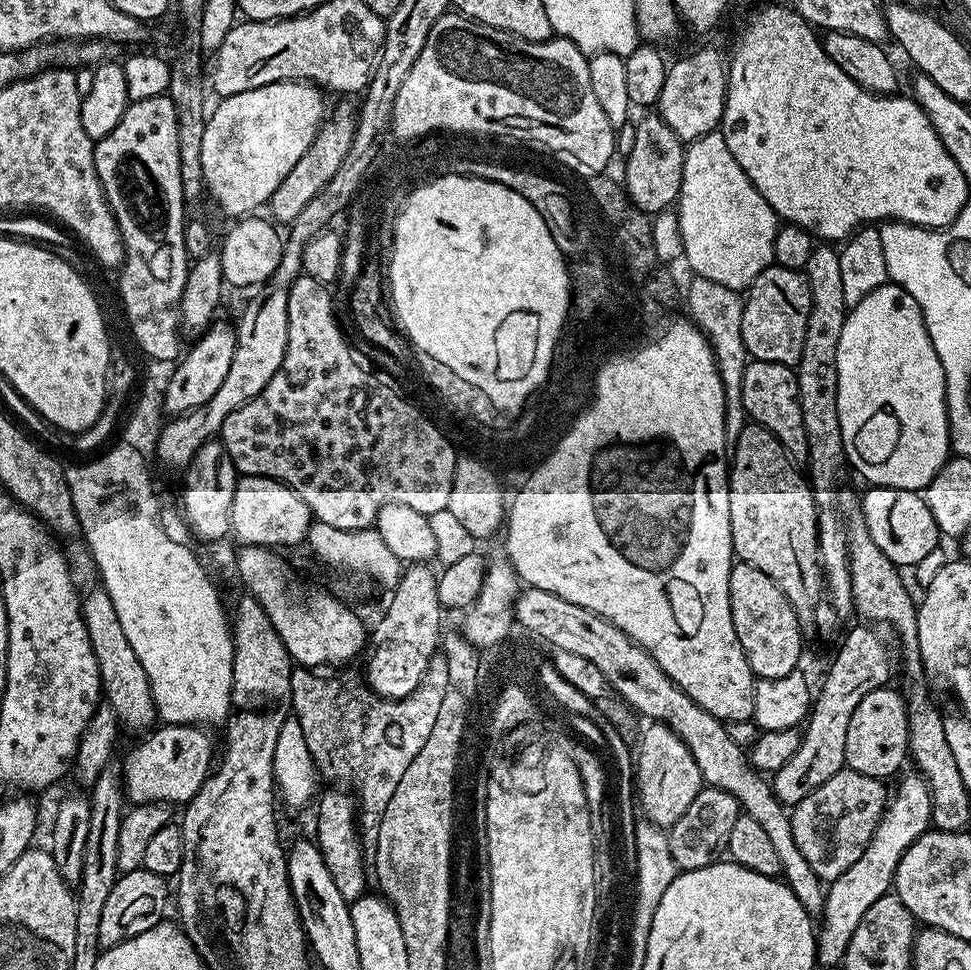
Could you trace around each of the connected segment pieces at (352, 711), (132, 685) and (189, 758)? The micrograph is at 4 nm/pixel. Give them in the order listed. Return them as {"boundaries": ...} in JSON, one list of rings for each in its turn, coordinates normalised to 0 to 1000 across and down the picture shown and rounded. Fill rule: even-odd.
{"boundaries":[[[[450,674],[446,676],[443,687],[439,687],[439,695],[435,695],[435,703],[430,703],[430,707],[426,707],[426,711],[422,716],[413,722],[396,722],[386,716],[383,710],[376,707],[372,702],[371,706],[367,701],[333,701],[330,695],[324,692],[312,687],[302,688],[301,734],[306,744],[311,748],[311,758],[315,763],[315,769],[318,770],[318,775],[325,788],[329,799],[335,805],[338,803],[342,804],[338,806],[349,806],[351,809],[357,810],[365,818],[366,824],[369,826],[369,857],[376,875],[386,875],[393,839],[398,839],[398,831],[402,831],[402,823],[406,823],[406,814],[410,812],[410,806],[414,806],[414,798],[418,798],[422,786],[426,786],[426,781],[430,781],[430,773],[435,773],[435,769],[439,769],[439,761],[443,761],[443,753],[447,753],[447,743],[451,741],[451,731],[455,728],[455,720],[459,715],[459,703],[462,699],[463,694],[459,692],[459,678],[455,674]]],[[[99,604],[96,610],[85,611],[84,630],[97,678],[101,678],[106,721],[115,729],[120,743],[131,754],[133,751],[143,757],[151,756],[163,742],[154,703],[150,699],[150,691],[146,691],[146,682],[142,682],[142,674],[138,674],[138,666],[134,666],[126,649],[126,641],[122,641],[122,629],[117,629],[117,621],[113,621],[106,605]]],[[[169,746],[156,757],[149,758],[145,762],[149,763],[133,777],[128,786],[128,792],[126,791],[131,824],[137,830],[193,830],[194,826],[200,823],[200,819],[204,819],[211,802],[220,792],[218,763],[210,755],[213,754],[201,746]]]]}

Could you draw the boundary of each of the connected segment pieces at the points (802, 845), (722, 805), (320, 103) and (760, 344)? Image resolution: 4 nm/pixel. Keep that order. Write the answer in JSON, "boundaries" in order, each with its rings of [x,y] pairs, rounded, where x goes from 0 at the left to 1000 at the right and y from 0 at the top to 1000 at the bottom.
{"boundaries":[[[[870,790],[863,798],[859,798],[859,802],[847,806],[842,814],[826,823],[826,827],[822,827],[815,834],[818,868],[822,868],[822,876],[826,876],[830,889],[834,889],[838,901],[842,901],[846,907],[850,909],[862,907],[868,899],[875,897],[875,893],[880,893],[880,889],[884,889],[884,885],[888,885],[888,876],[892,876],[902,849],[915,831],[917,816],[916,813],[915,816],[910,813],[910,808],[909,803],[884,798],[877,792]]],[[[728,810],[722,812],[719,823],[715,823],[706,837],[686,858],[689,876],[692,877],[697,896],[700,899],[710,899],[726,895],[728,891],[738,890],[740,882],[737,881],[749,875],[752,856],[763,839],[762,828],[748,814]]],[[[291,82],[288,87],[275,87],[274,89],[266,89],[262,93],[253,93],[249,97],[241,97],[240,99],[230,100],[226,104],[227,108],[222,112],[217,112],[216,119],[211,126],[211,137],[208,141],[207,155],[207,179],[209,181],[209,193],[212,195],[213,201],[218,201],[222,205],[222,210],[235,223],[239,225],[250,225],[256,221],[263,220],[263,214],[270,215],[277,209],[279,202],[286,196],[287,190],[298,179],[299,175],[303,174],[307,165],[311,163],[311,159],[315,159],[315,155],[324,144],[325,137],[331,132],[331,128],[336,124],[336,114],[334,115],[334,99],[324,87],[316,85],[306,85],[303,82]]],[[[796,271],[795,275],[785,278],[781,287],[765,306],[764,353],[767,354],[769,366],[785,373],[801,373],[819,377],[826,369],[826,353],[830,353],[830,332],[834,332],[834,295],[832,286],[827,279],[818,276],[806,276]]]]}

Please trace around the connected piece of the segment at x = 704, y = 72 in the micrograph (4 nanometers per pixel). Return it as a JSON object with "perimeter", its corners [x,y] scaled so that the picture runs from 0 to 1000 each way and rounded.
{"perimeter":[[[721,49],[688,68],[686,86],[675,105],[678,119],[701,146],[712,146],[738,135],[750,96],[750,62],[742,49]]]}

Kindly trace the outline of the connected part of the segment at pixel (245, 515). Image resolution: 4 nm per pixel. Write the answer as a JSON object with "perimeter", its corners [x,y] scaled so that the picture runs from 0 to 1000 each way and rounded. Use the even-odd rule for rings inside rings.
{"perimeter":[[[247,491],[241,501],[241,518],[237,521],[238,552],[244,553],[248,562],[261,561],[267,565],[294,567],[300,561],[312,562],[317,556],[317,547],[321,545],[323,533],[319,522],[311,518],[311,513],[302,503],[288,498],[287,495],[275,495],[272,491]]]}

